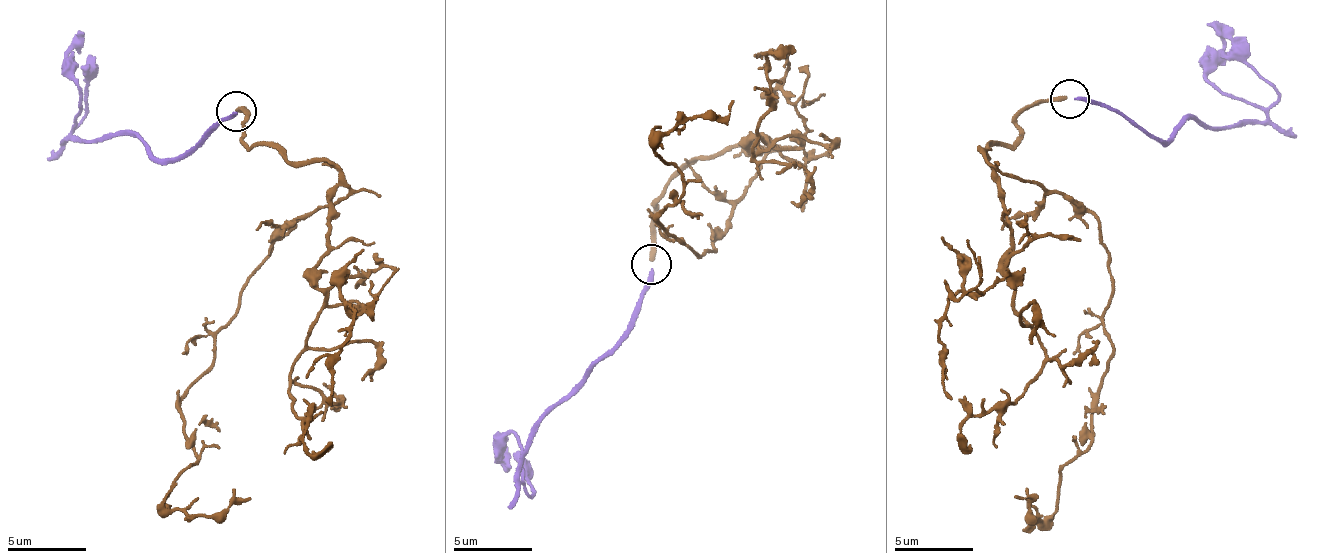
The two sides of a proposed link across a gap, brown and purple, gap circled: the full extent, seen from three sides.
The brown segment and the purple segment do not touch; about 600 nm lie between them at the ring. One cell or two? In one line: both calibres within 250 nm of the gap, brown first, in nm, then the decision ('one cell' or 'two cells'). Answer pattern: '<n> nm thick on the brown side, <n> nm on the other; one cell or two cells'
300 nm thick on the brown side, 240 nm on the other; one cell

